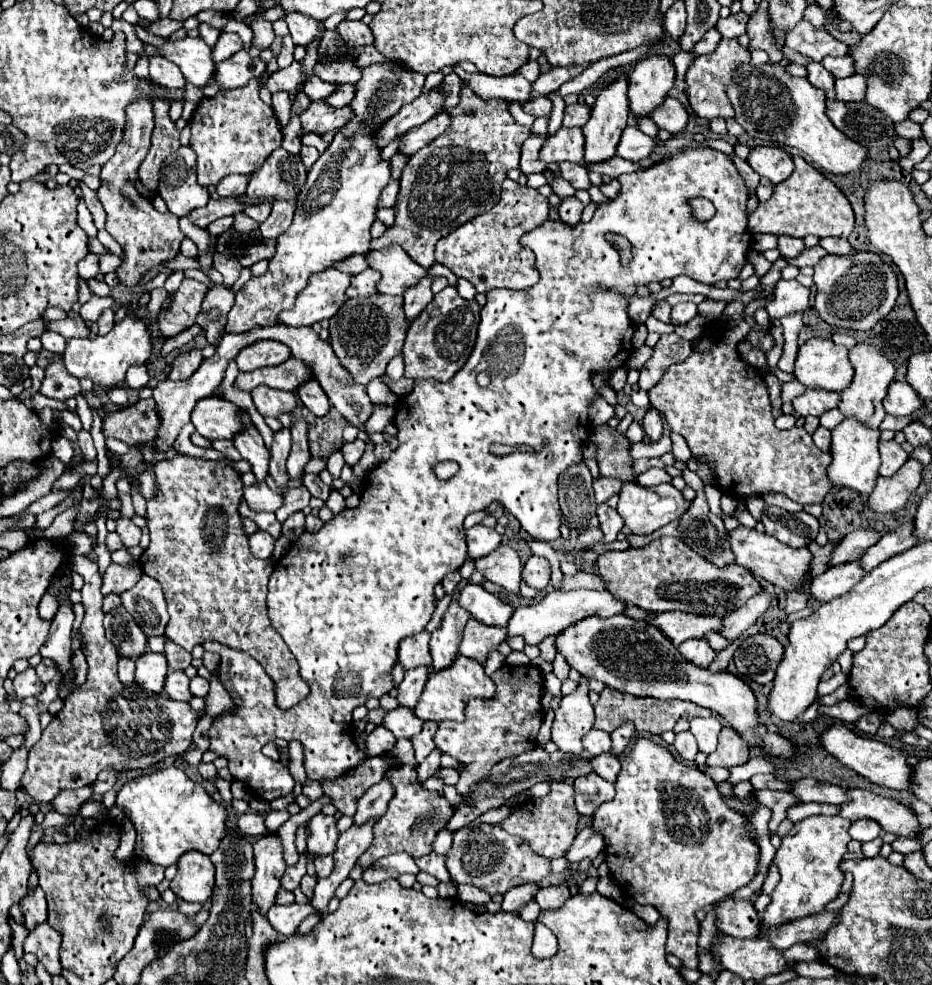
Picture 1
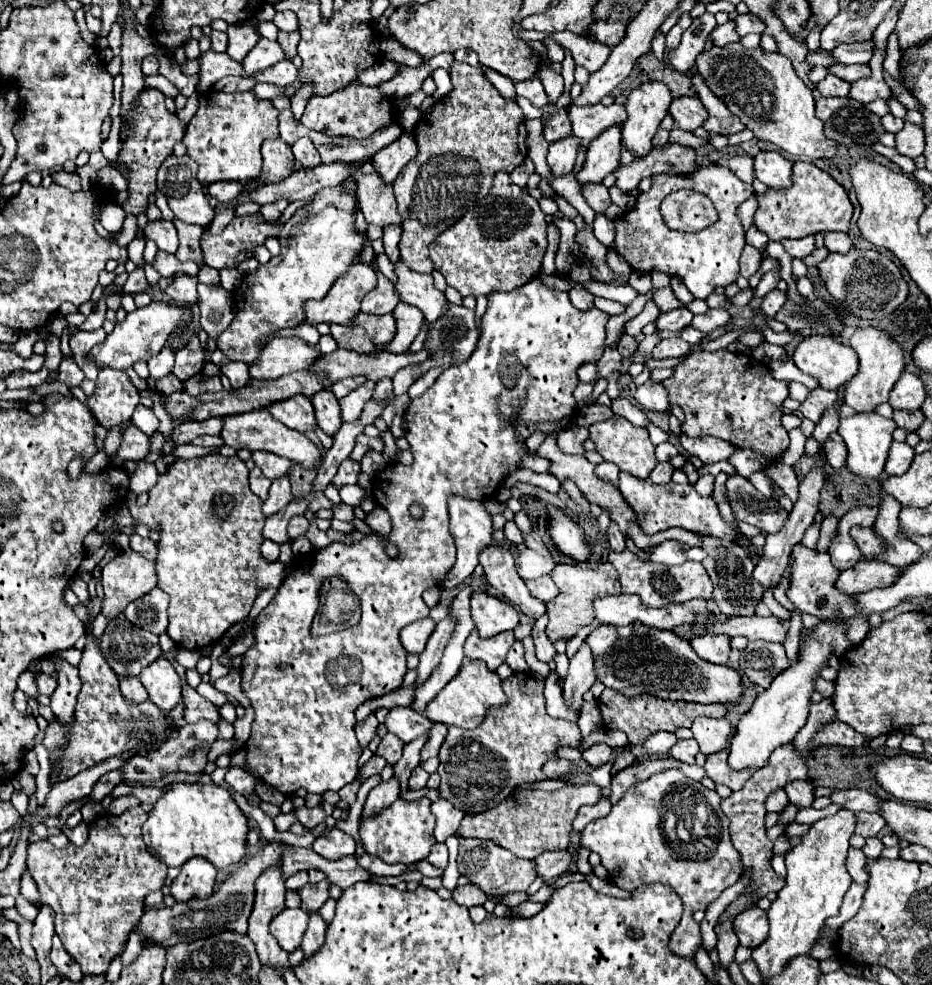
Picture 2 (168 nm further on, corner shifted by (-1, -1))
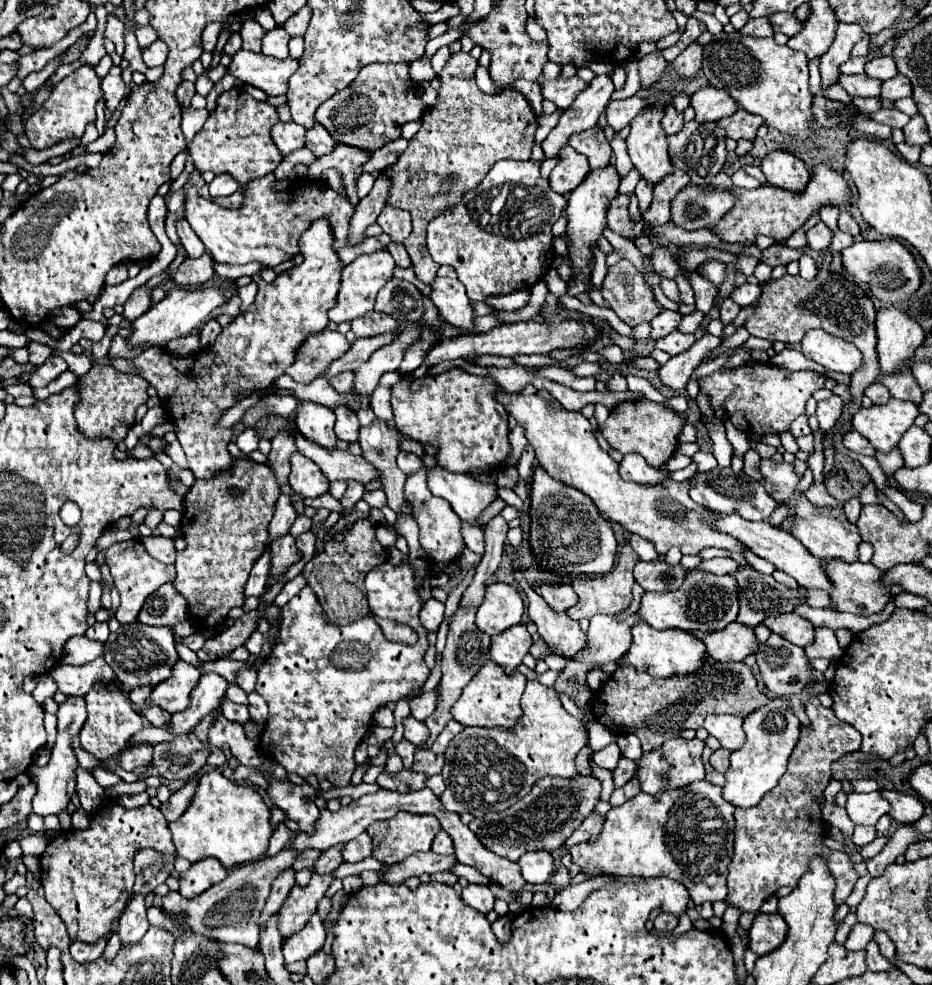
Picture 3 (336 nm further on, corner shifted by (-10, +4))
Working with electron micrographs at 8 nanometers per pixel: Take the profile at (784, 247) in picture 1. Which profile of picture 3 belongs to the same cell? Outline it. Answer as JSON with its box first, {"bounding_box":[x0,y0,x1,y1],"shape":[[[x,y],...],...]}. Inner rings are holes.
{"bounding_box":[806,222,832,250],"shape":[[[818,222],[814,228],[810,228],[806,232],[806,238],[808,238],[808,246],[814,248],[814,250],[824,250],[830,246],[832,242],[832,230],[824,224],[824,222]]]}

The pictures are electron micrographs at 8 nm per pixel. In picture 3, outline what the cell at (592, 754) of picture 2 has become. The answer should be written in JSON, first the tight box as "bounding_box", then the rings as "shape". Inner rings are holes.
{"bounding_box":[594,742,620,770],"shape":[[[612,742],[608,744],[606,748],[594,752],[594,762],[600,766],[600,768],[606,768],[606,770],[614,770],[618,766],[618,760],[620,760],[620,750],[618,746]]]}

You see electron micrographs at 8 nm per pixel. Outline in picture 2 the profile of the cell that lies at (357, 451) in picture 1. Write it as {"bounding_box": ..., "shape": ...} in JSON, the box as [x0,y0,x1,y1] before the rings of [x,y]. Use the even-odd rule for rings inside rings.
{"bounding_box":[333,457,361,487],"shape":[[[347,457],[341,465],[339,465],[339,471],[337,475],[333,477],[333,483],[335,487],[341,487],[345,483],[357,483],[357,477],[361,473],[361,463],[359,461],[353,461],[351,457]]]}

